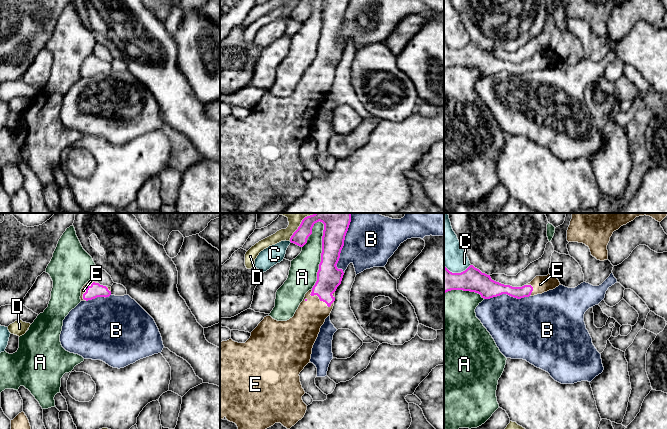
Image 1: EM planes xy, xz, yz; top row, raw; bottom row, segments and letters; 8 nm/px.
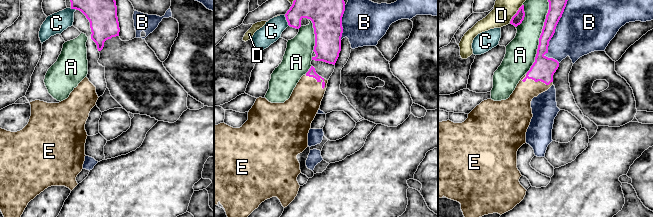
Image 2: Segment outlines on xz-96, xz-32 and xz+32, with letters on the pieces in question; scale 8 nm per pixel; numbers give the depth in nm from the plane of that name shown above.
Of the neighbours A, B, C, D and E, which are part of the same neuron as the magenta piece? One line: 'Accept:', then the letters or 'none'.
Accept: E

